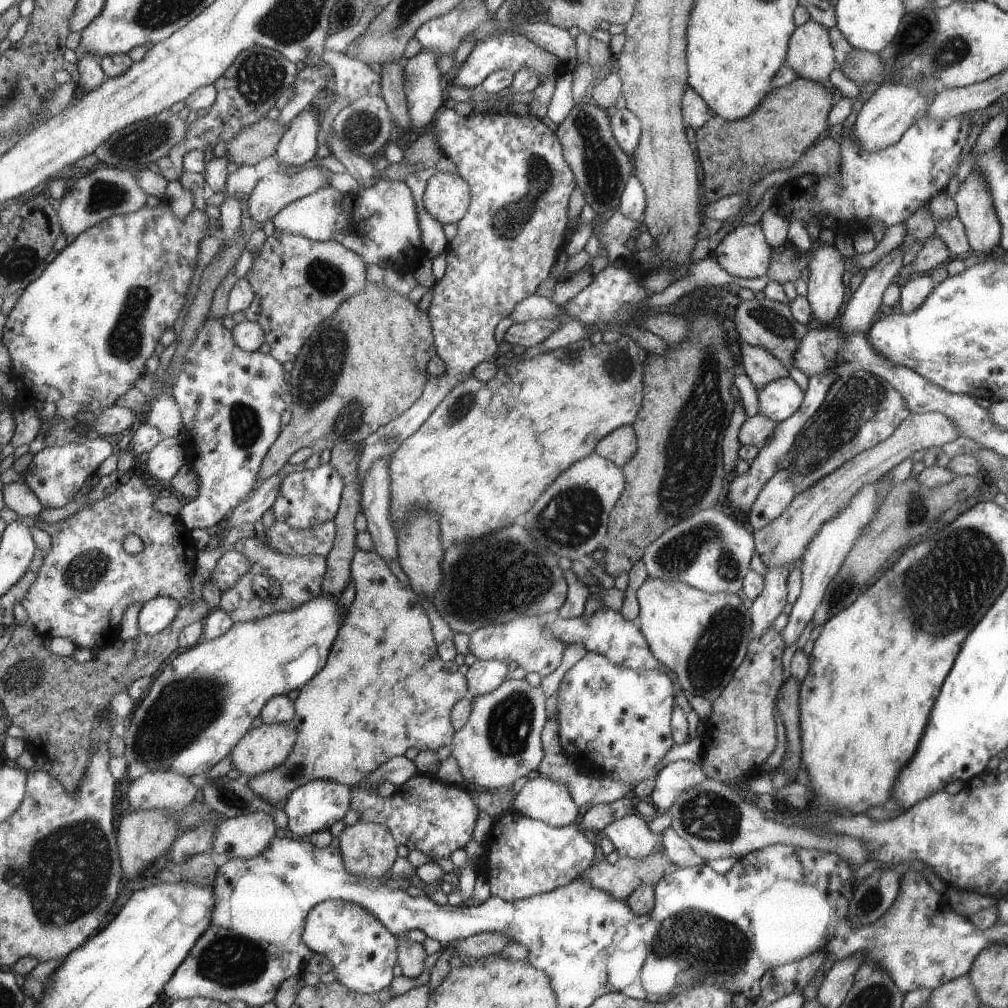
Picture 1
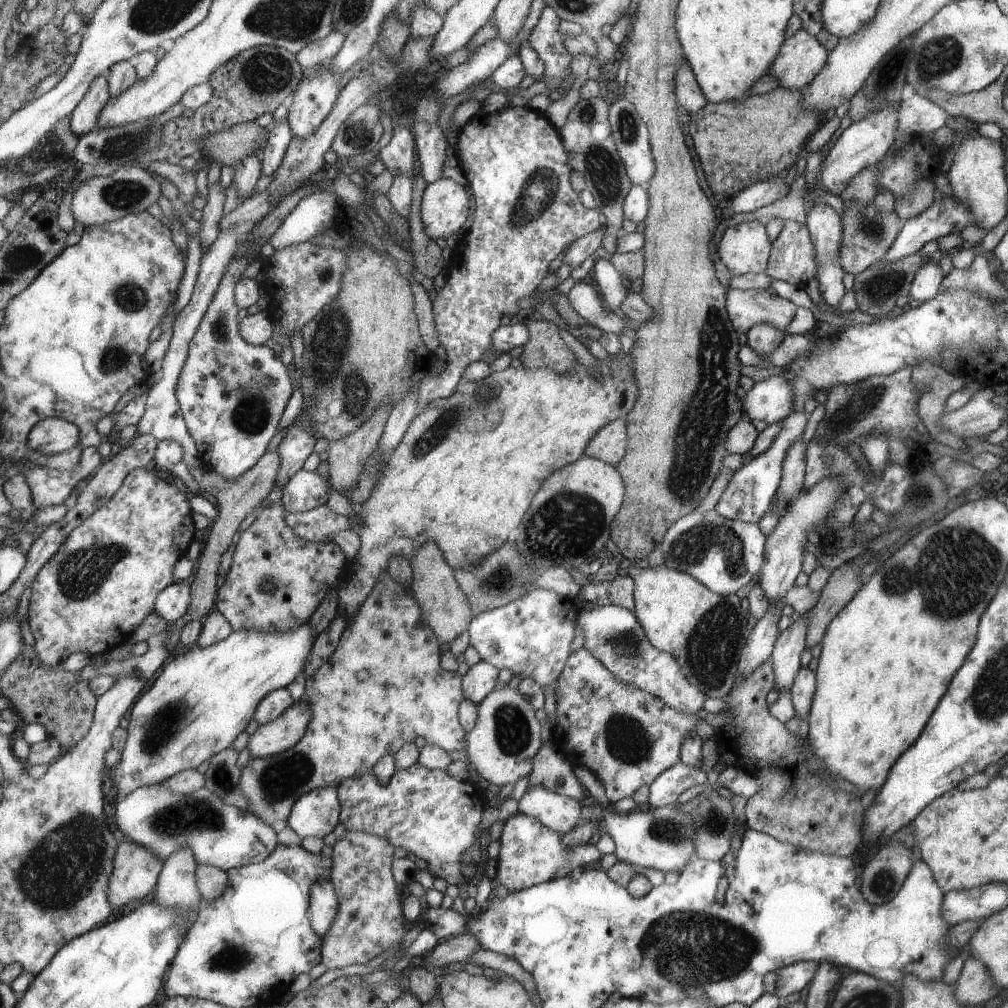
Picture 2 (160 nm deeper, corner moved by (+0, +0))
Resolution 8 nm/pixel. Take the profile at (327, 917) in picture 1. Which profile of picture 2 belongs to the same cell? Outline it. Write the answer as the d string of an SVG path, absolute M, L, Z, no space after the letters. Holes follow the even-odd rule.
M323 880L312 886L308 902L308 920L312 930L321 940L329 936L329 930L332 929L339 908L339 900L330 881Z

